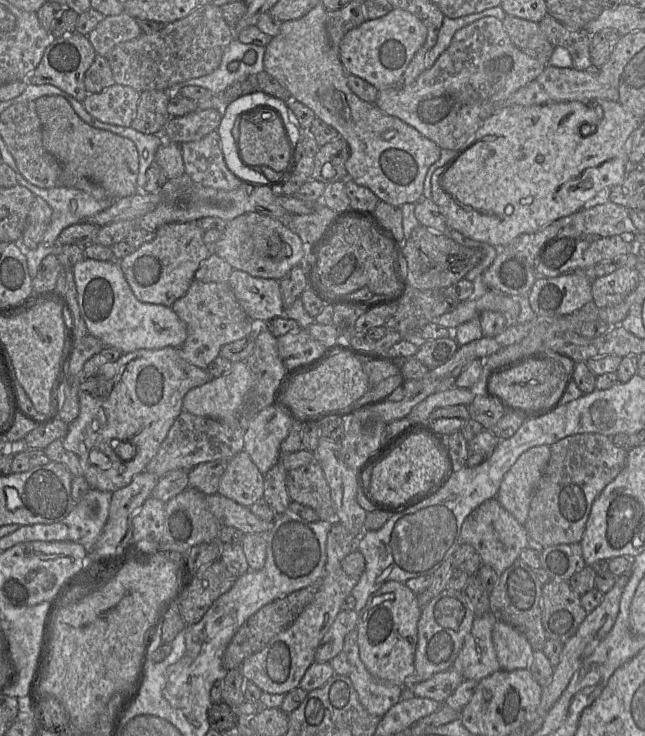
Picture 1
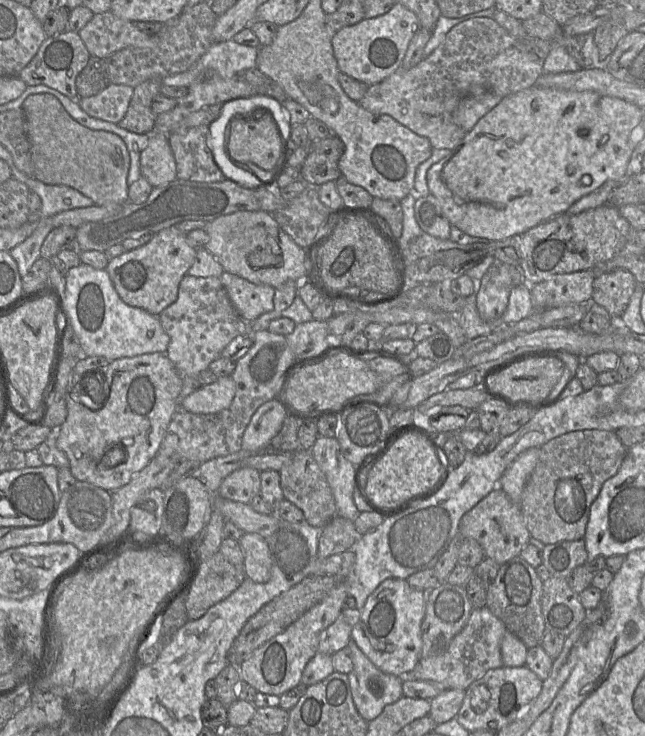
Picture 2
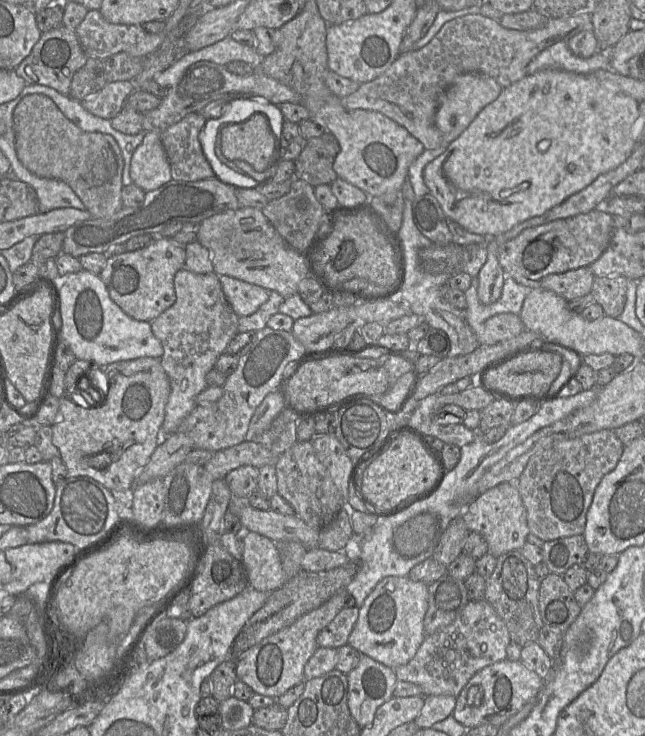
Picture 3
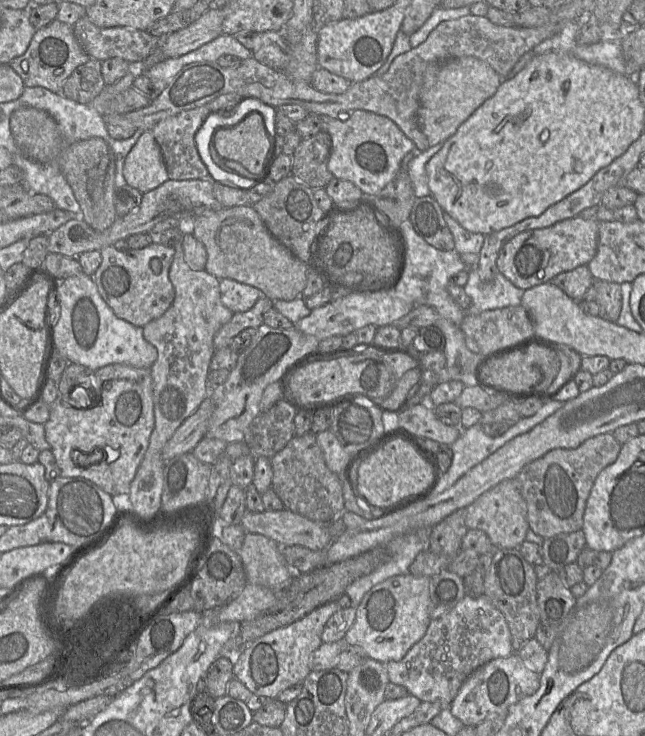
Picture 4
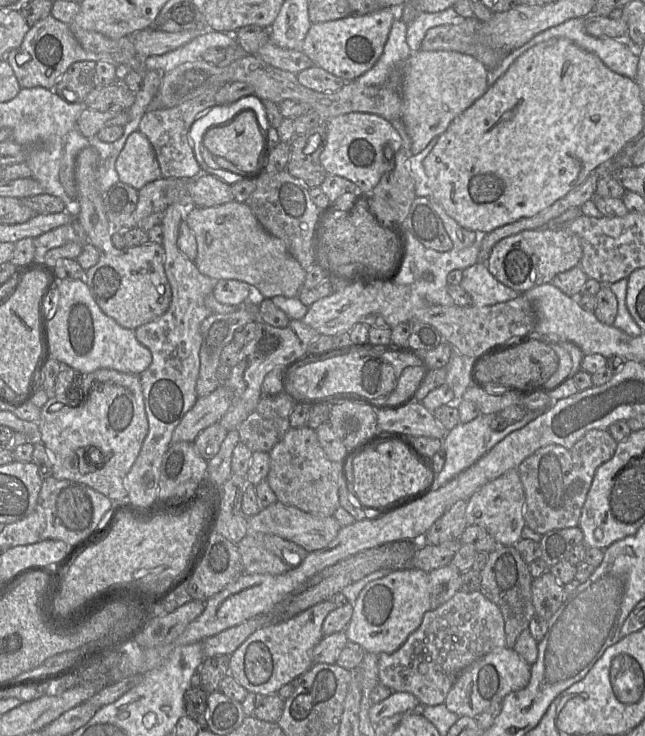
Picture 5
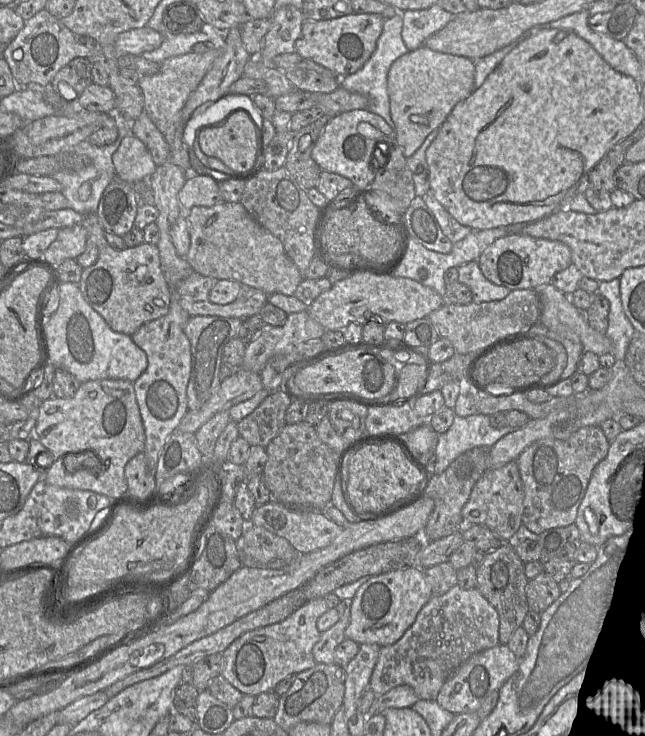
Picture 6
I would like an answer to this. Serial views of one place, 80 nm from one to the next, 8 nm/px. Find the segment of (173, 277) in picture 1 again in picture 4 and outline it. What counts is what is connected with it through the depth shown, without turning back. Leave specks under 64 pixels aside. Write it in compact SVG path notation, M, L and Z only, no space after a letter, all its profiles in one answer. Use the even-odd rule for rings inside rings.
M151 243L137 250L118 251L114 246L100 250L102 261L91 276L99 294L115 315L137 327L161 317L173 303L175 292L169 269L175 250L173 246Z

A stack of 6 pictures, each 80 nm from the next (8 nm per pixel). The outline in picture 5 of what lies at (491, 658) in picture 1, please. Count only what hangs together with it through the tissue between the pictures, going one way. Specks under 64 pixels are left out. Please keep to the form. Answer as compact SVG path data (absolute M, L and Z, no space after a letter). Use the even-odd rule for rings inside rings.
M459 590L437 609L428 610L419 628L409 635L398 650L378 654L379 683L392 691L413 694L423 706L444 704L456 678L464 669L483 656L504 647L504 619L500 609L480 591L466 593Z

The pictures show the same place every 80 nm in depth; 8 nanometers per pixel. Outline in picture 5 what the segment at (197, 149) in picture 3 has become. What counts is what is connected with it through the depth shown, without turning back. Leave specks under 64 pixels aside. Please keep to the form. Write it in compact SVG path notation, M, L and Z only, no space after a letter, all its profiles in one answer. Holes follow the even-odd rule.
M207 91L173 108L149 111L142 116L138 131L144 134L151 143L162 178L197 178L200 174L201 168L191 148L189 130L198 117L205 114L210 107L216 105L216 92Z

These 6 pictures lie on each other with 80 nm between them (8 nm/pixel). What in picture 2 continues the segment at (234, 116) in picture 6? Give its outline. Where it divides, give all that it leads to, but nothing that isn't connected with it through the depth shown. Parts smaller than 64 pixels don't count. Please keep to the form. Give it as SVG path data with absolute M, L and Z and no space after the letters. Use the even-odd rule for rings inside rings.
M255 111L245 116L245 121L234 120L229 123L225 130L225 149L235 166L257 173L261 179L268 179L271 176L271 170L279 169L285 159L284 139L281 138L269 111L265 113ZM261 170L265 173L262 173Z

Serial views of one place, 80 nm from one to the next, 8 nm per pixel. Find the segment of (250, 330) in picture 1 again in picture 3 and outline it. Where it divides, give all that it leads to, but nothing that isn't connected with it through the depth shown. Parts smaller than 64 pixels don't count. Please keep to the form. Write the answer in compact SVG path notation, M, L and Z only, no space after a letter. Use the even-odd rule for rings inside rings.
M181 268L174 276L174 290L175 303L150 322L153 334L163 347L160 360L171 388L158 433L159 444L177 432L178 426L197 407L196 397L208 387L206 374L238 334L239 316L227 302L215 272L197 274Z

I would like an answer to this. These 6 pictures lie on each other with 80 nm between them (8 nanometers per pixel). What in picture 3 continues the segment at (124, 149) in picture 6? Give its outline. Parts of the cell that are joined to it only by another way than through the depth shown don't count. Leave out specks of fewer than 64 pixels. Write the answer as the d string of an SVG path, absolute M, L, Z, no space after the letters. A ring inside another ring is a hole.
M147 132L142 143L133 151L130 162L130 177L132 183L145 192L156 190L172 180L170 163L159 133Z

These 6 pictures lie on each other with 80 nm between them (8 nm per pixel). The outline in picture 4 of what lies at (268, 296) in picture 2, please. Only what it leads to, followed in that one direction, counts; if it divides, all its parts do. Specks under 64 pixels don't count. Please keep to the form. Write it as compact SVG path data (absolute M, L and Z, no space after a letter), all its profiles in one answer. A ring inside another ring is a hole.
M230 278L218 280L221 301L233 313L249 310L263 296L259 289L251 285Z

